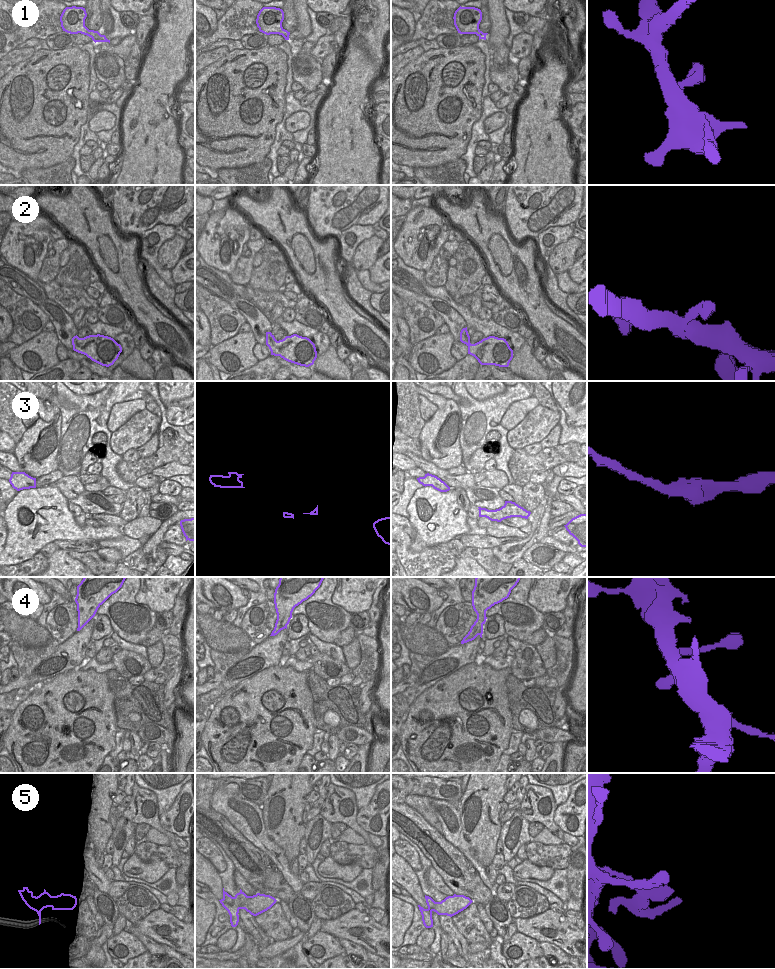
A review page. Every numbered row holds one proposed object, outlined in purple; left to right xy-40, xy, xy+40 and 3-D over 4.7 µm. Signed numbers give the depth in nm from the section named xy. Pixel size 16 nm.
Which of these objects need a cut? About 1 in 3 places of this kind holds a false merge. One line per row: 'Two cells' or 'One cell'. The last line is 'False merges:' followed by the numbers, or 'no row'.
1: One cell
2: One cell
3: One cell
4: One cell
5: One cell
False merges: no row.

